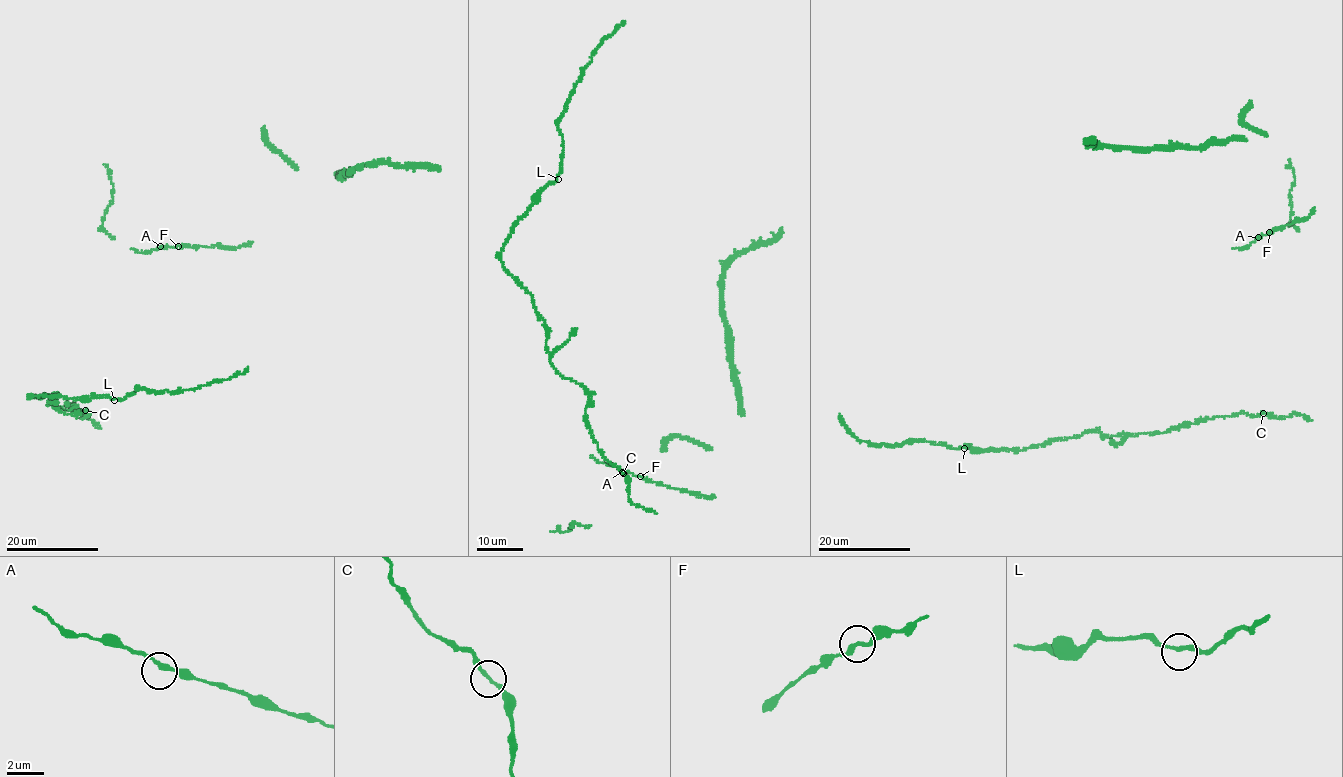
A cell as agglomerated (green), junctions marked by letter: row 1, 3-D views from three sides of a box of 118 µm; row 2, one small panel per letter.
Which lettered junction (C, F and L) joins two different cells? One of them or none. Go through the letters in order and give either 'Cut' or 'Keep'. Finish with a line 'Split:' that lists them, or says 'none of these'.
C: Keep
F: Keep
L: Keep
Split: none of these

